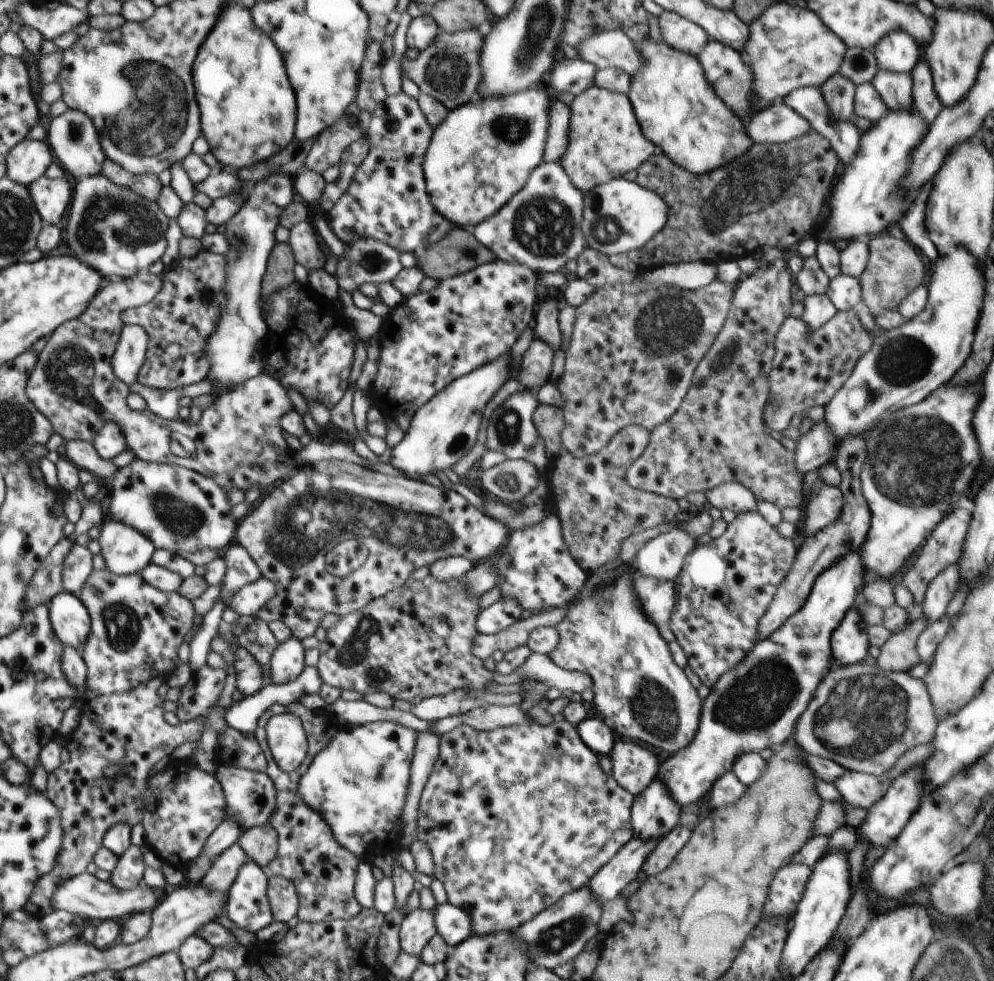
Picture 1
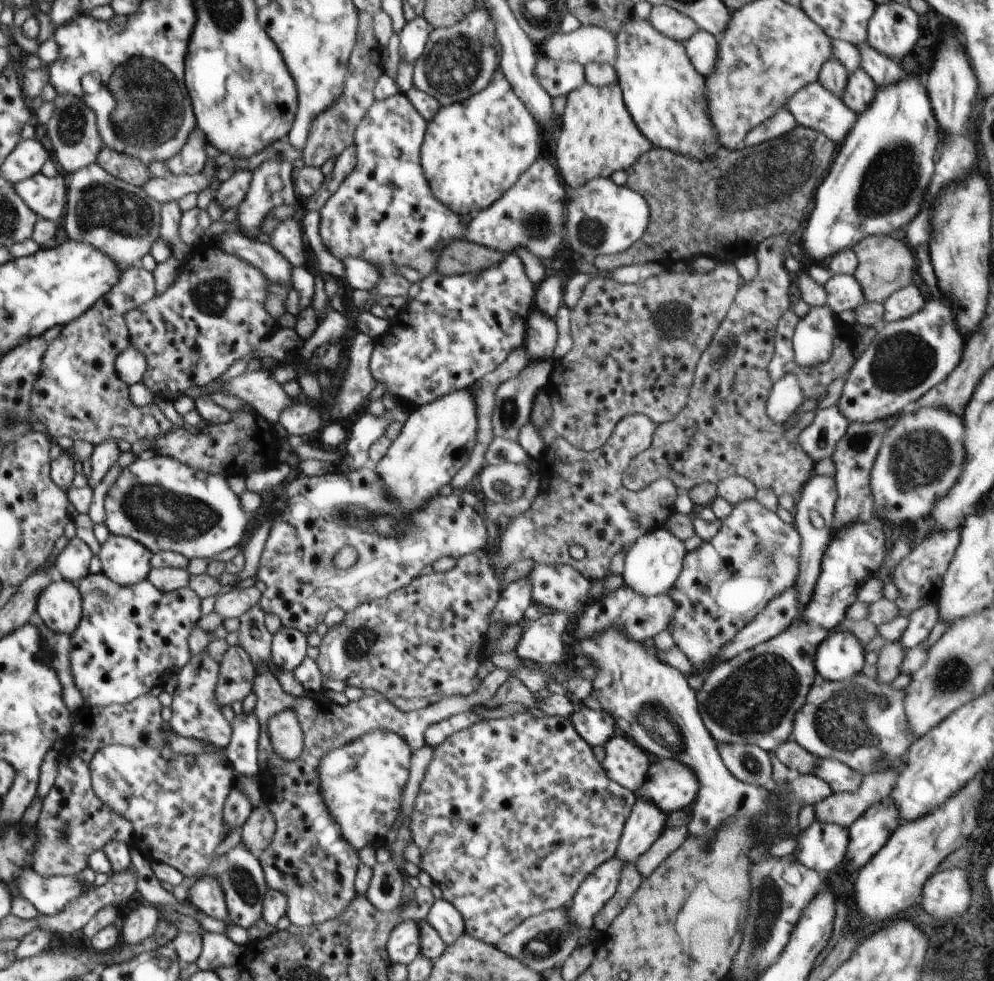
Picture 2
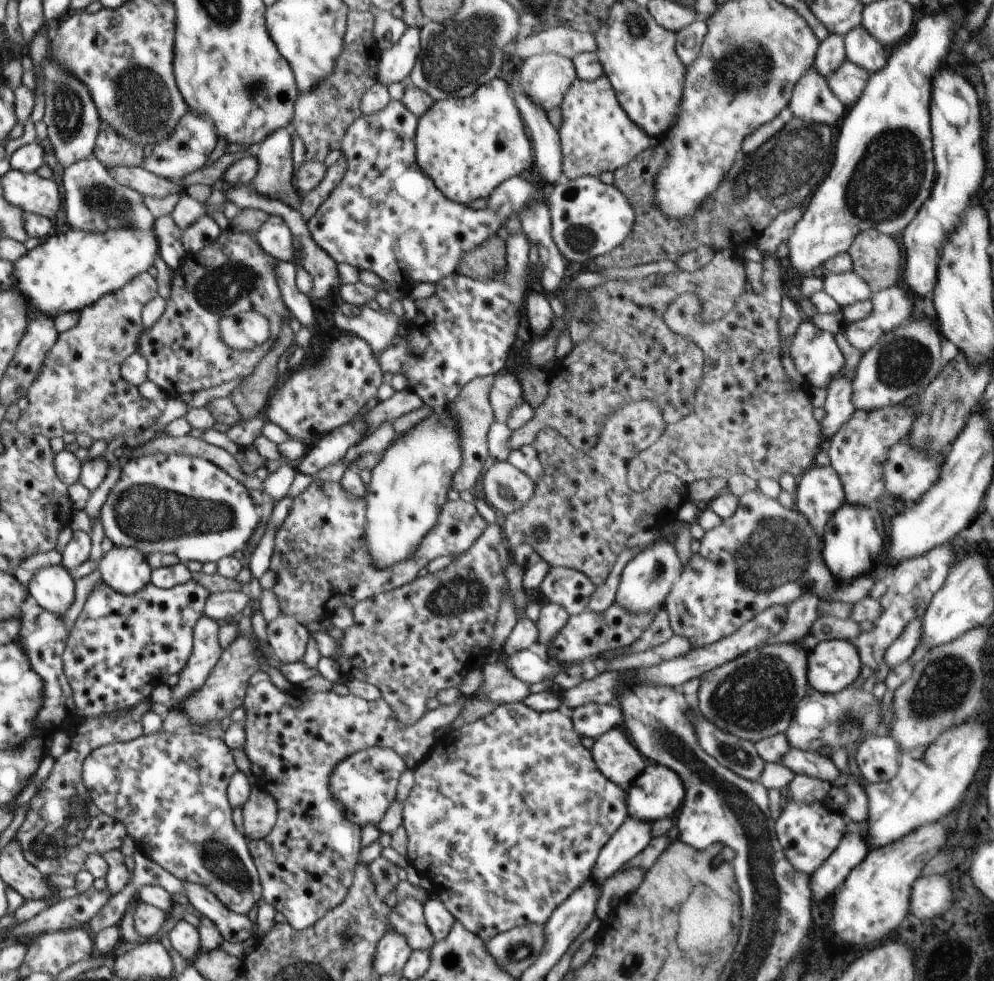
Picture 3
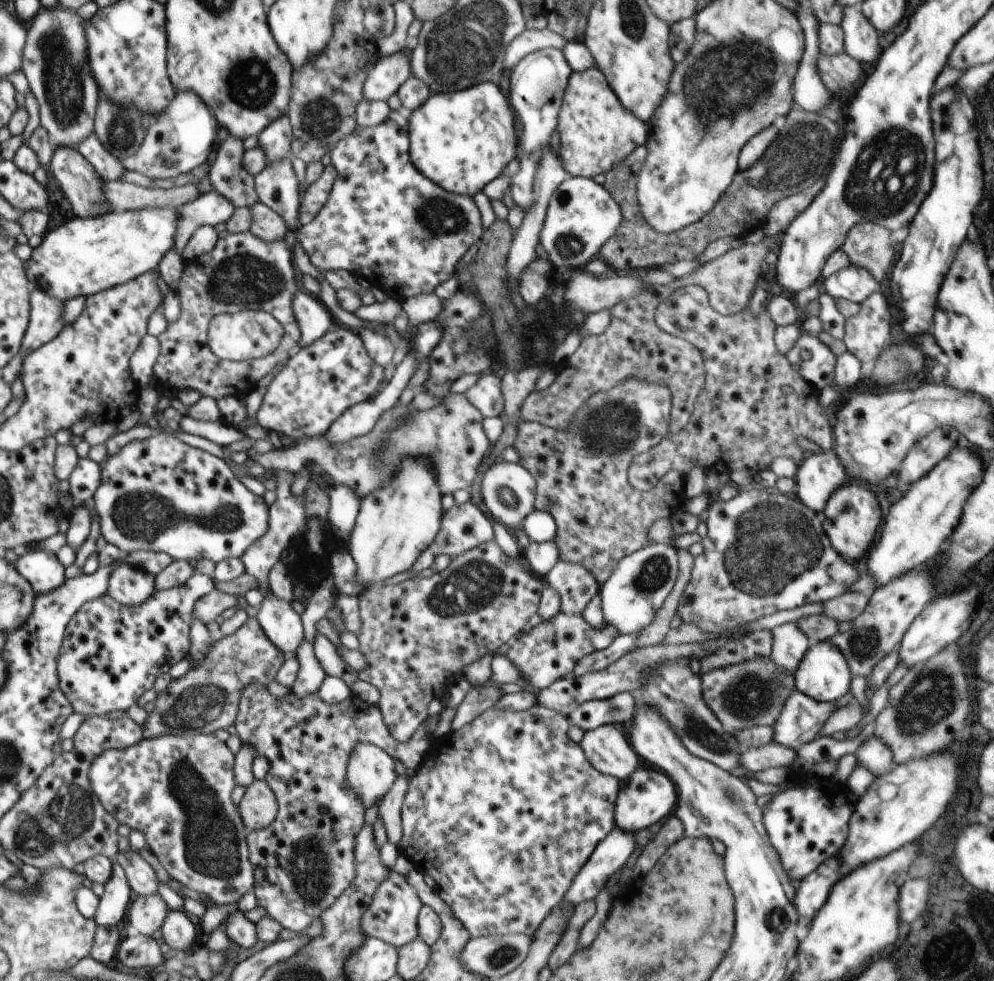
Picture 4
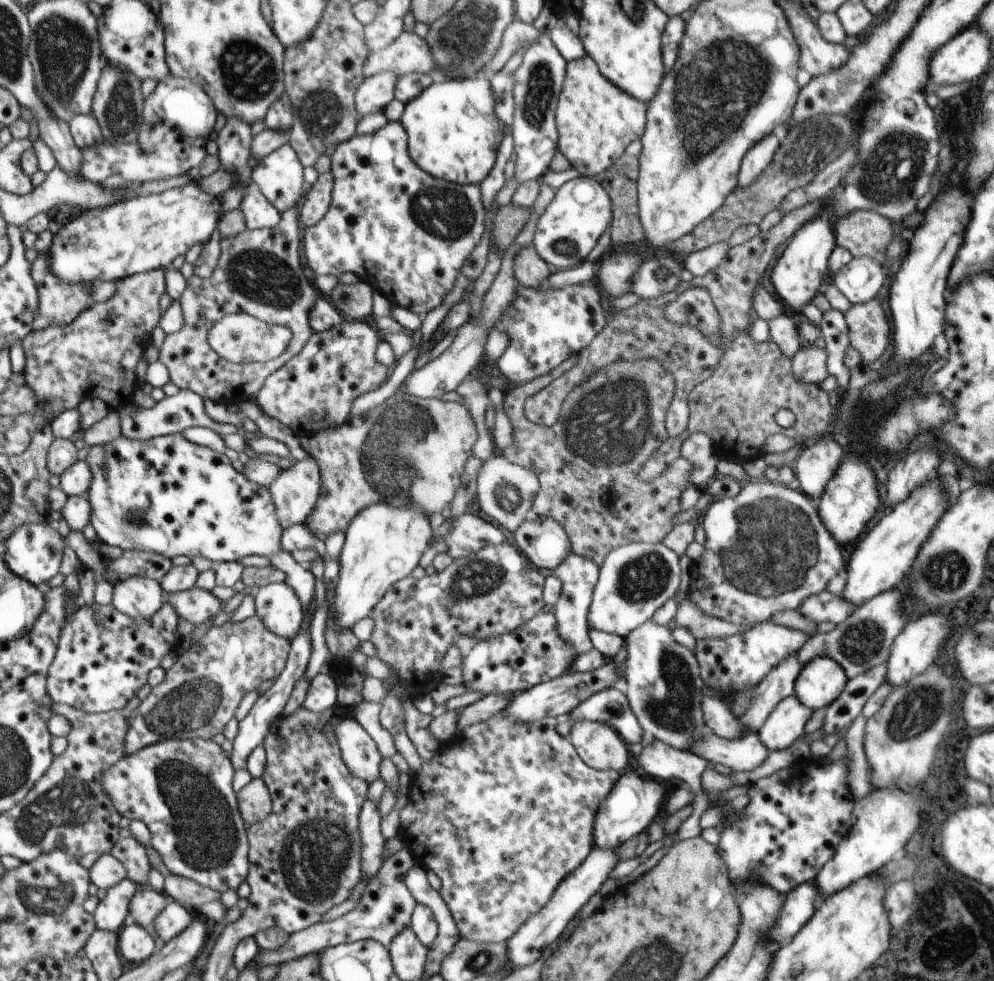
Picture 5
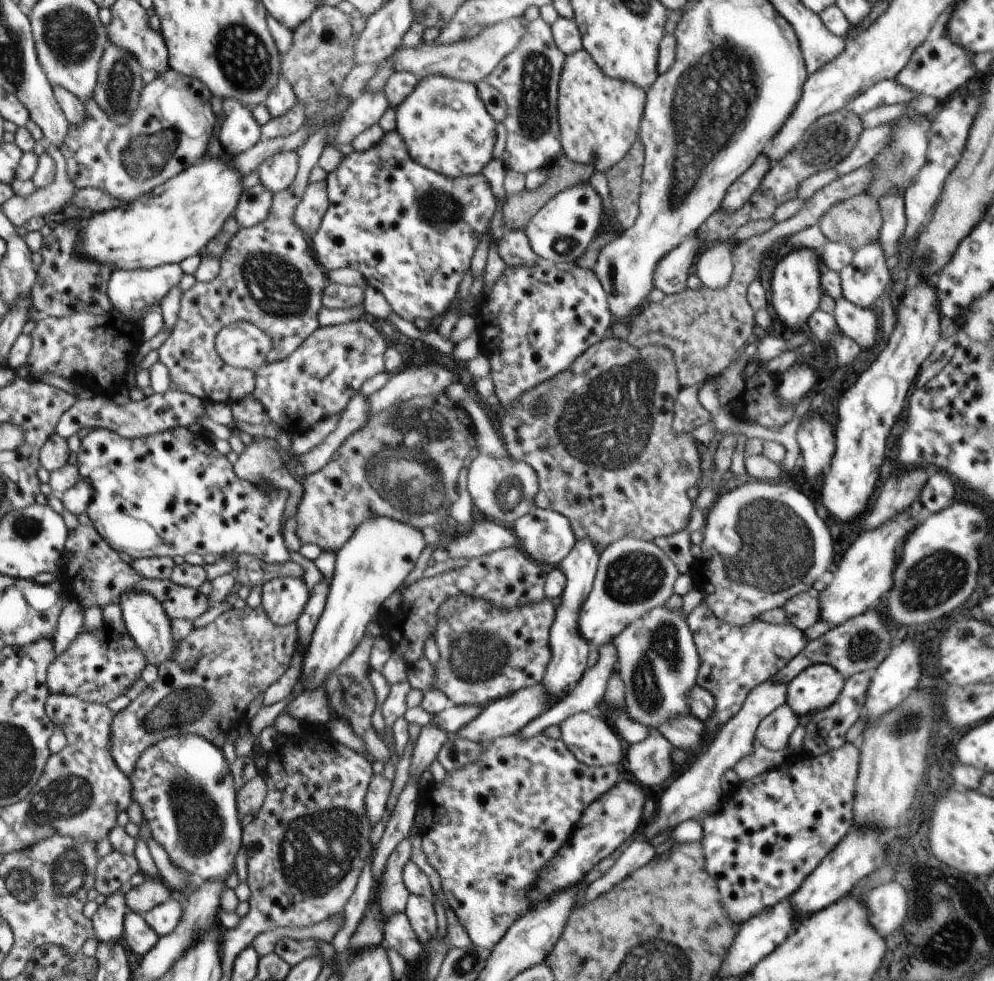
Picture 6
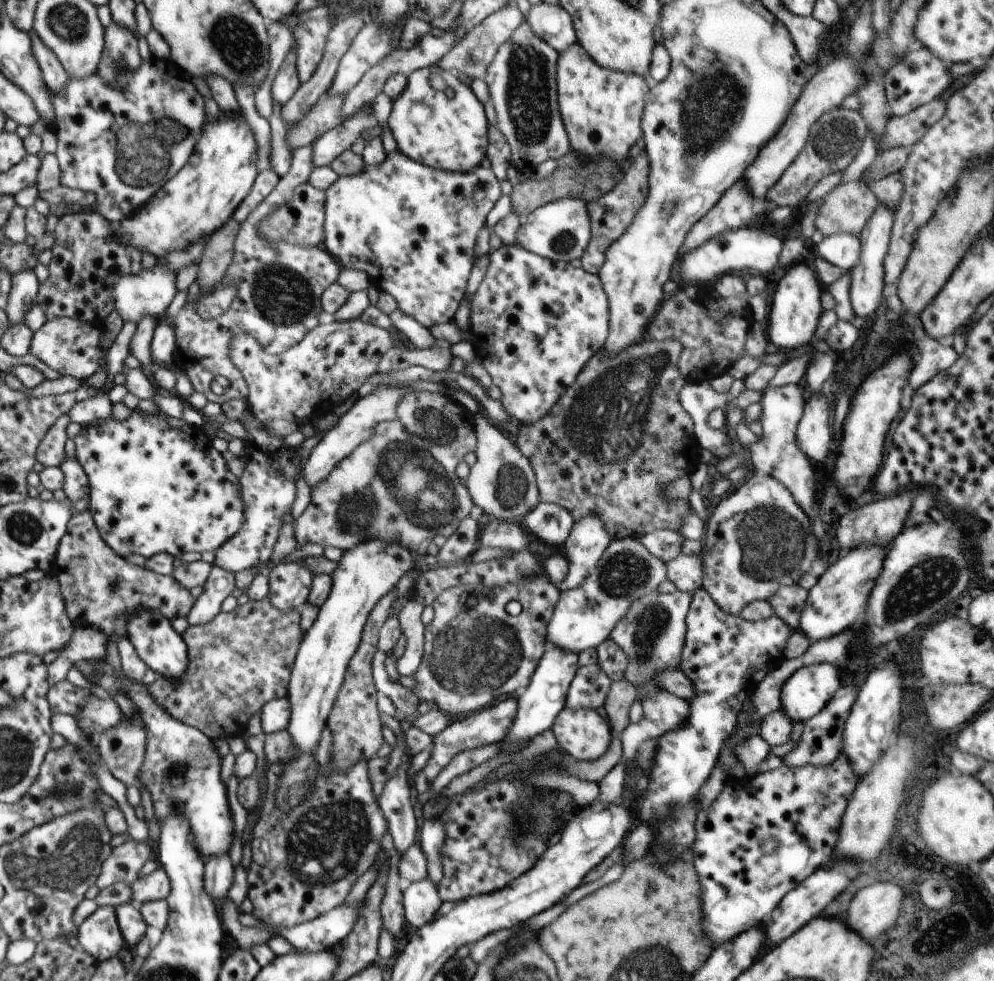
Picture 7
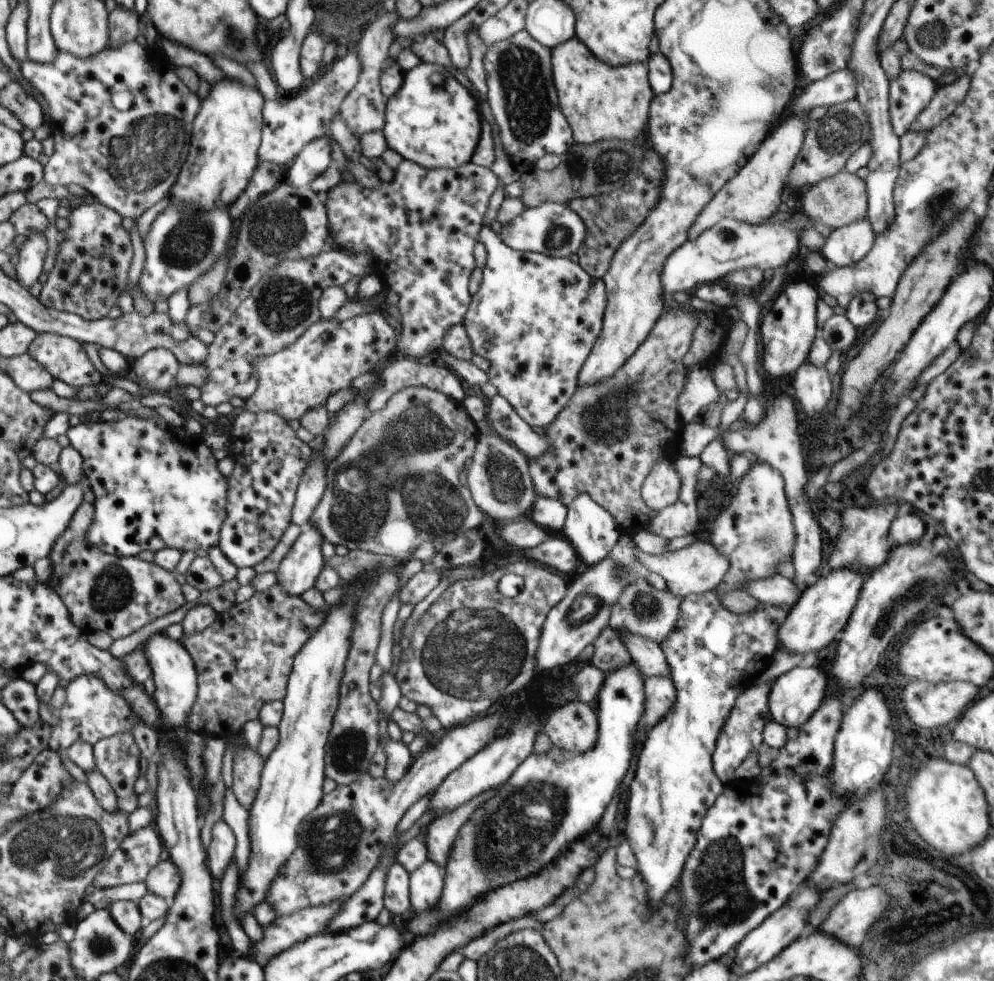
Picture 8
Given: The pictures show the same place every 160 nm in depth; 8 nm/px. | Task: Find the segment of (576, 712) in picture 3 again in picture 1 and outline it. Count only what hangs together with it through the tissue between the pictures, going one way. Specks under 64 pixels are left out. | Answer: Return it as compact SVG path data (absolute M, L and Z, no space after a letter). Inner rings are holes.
M586 718L577 731L584 744L598 756L609 756L612 752L617 735L605 720Z

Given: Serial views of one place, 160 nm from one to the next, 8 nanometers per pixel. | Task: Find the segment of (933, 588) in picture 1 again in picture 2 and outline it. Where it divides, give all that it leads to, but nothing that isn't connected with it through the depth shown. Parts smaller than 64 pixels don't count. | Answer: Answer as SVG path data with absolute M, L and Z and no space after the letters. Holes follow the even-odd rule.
M938 600L922 606L908 616L909 624L899 641L903 644L905 652L914 648L922 641L926 641L930 631L939 621L939 608L936 604Z

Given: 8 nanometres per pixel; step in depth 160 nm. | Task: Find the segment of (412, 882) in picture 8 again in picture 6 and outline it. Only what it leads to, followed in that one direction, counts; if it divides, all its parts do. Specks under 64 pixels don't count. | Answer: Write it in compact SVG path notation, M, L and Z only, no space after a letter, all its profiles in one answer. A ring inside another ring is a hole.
M410 895L405 913L423 945L436 938L436 912L433 902L426 897Z

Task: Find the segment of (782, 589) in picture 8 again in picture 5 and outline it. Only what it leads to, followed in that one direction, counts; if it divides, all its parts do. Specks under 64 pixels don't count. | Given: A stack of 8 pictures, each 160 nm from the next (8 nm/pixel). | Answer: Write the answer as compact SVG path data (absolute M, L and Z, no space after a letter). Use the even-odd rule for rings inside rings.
M824 590L819 595L809 596L798 610L817 623L828 621L838 624L849 617L855 608L842 595Z

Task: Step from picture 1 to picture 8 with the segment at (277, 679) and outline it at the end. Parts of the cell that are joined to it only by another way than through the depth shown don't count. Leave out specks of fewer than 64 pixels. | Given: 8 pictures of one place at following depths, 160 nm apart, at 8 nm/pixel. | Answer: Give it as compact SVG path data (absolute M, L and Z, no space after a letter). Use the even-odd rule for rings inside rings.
M308 522L275 572L278 579L277 584L286 594L301 597L304 592L315 586L318 575L325 567L325 559L321 551L323 542L323 536L317 531L316 527Z

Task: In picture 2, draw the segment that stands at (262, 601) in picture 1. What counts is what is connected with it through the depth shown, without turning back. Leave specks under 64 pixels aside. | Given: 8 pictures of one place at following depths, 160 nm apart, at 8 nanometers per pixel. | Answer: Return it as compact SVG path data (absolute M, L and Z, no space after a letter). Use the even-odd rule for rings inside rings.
M255 585L245 589L232 588L230 592L218 596L213 610L223 620L225 618L240 618L247 610L259 604L261 594Z

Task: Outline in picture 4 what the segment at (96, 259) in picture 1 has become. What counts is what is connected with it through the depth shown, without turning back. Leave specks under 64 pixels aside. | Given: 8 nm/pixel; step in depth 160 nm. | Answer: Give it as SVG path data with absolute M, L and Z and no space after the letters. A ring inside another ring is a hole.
M55 146L50 170L60 184L59 188L64 192L64 196L70 200L72 210L77 218L90 218L90 216L100 216L100 214L113 212L110 204L104 200L104 194L102 194L103 179L94 169L94 166L77 149L68 148L68 146Z

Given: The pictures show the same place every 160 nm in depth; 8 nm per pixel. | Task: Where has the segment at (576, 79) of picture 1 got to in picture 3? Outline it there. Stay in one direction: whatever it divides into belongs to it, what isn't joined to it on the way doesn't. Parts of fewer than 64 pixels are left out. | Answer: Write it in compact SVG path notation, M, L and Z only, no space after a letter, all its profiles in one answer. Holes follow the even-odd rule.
M554 53L528 57L518 63L517 70L529 100L546 112L561 106L563 96L577 79L574 63Z

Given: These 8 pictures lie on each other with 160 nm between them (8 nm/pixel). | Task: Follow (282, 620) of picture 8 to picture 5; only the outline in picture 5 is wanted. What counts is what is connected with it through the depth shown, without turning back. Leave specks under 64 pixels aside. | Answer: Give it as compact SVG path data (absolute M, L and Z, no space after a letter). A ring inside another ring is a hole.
M256 614L240 622L228 621L222 626L210 627L194 646L178 652L172 668L166 671L165 679L158 686L152 687L138 708L126 715L129 729L125 736L125 754L131 755L161 740L214 738L232 720L238 704L248 692L260 688L264 681L280 676L290 647L291 641L270 632Z

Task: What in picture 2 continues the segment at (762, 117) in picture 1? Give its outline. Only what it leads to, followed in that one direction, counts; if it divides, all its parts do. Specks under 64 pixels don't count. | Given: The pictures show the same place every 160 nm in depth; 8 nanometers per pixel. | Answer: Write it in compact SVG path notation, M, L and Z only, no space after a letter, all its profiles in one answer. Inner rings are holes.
M784 106L777 110L770 118L767 118L762 124L755 126L742 142L742 146L751 147L761 142L784 136L788 131L794 130L798 126L792 113Z

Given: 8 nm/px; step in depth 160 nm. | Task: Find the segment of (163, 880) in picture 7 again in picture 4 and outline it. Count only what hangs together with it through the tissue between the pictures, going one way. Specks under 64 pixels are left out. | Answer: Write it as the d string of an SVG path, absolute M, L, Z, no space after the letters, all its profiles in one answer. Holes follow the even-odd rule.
M158 894L138 896L128 908L131 932L153 937L168 915L168 904Z

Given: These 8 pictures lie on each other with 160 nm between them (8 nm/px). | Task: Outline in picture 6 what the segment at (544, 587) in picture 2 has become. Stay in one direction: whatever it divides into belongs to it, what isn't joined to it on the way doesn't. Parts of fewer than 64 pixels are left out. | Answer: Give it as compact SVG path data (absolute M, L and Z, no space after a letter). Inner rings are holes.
M578 539L568 556L559 562L557 567L564 573L565 587L561 594L560 606L556 609L554 622L550 627L549 643L552 658L547 666L544 678L540 684L547 688L547 693L557 702L573 687L589 668L588 657L592 646L580 634L579 616L583 602L593 589L593 582L599 565L600 553L595 549L590 539Z

